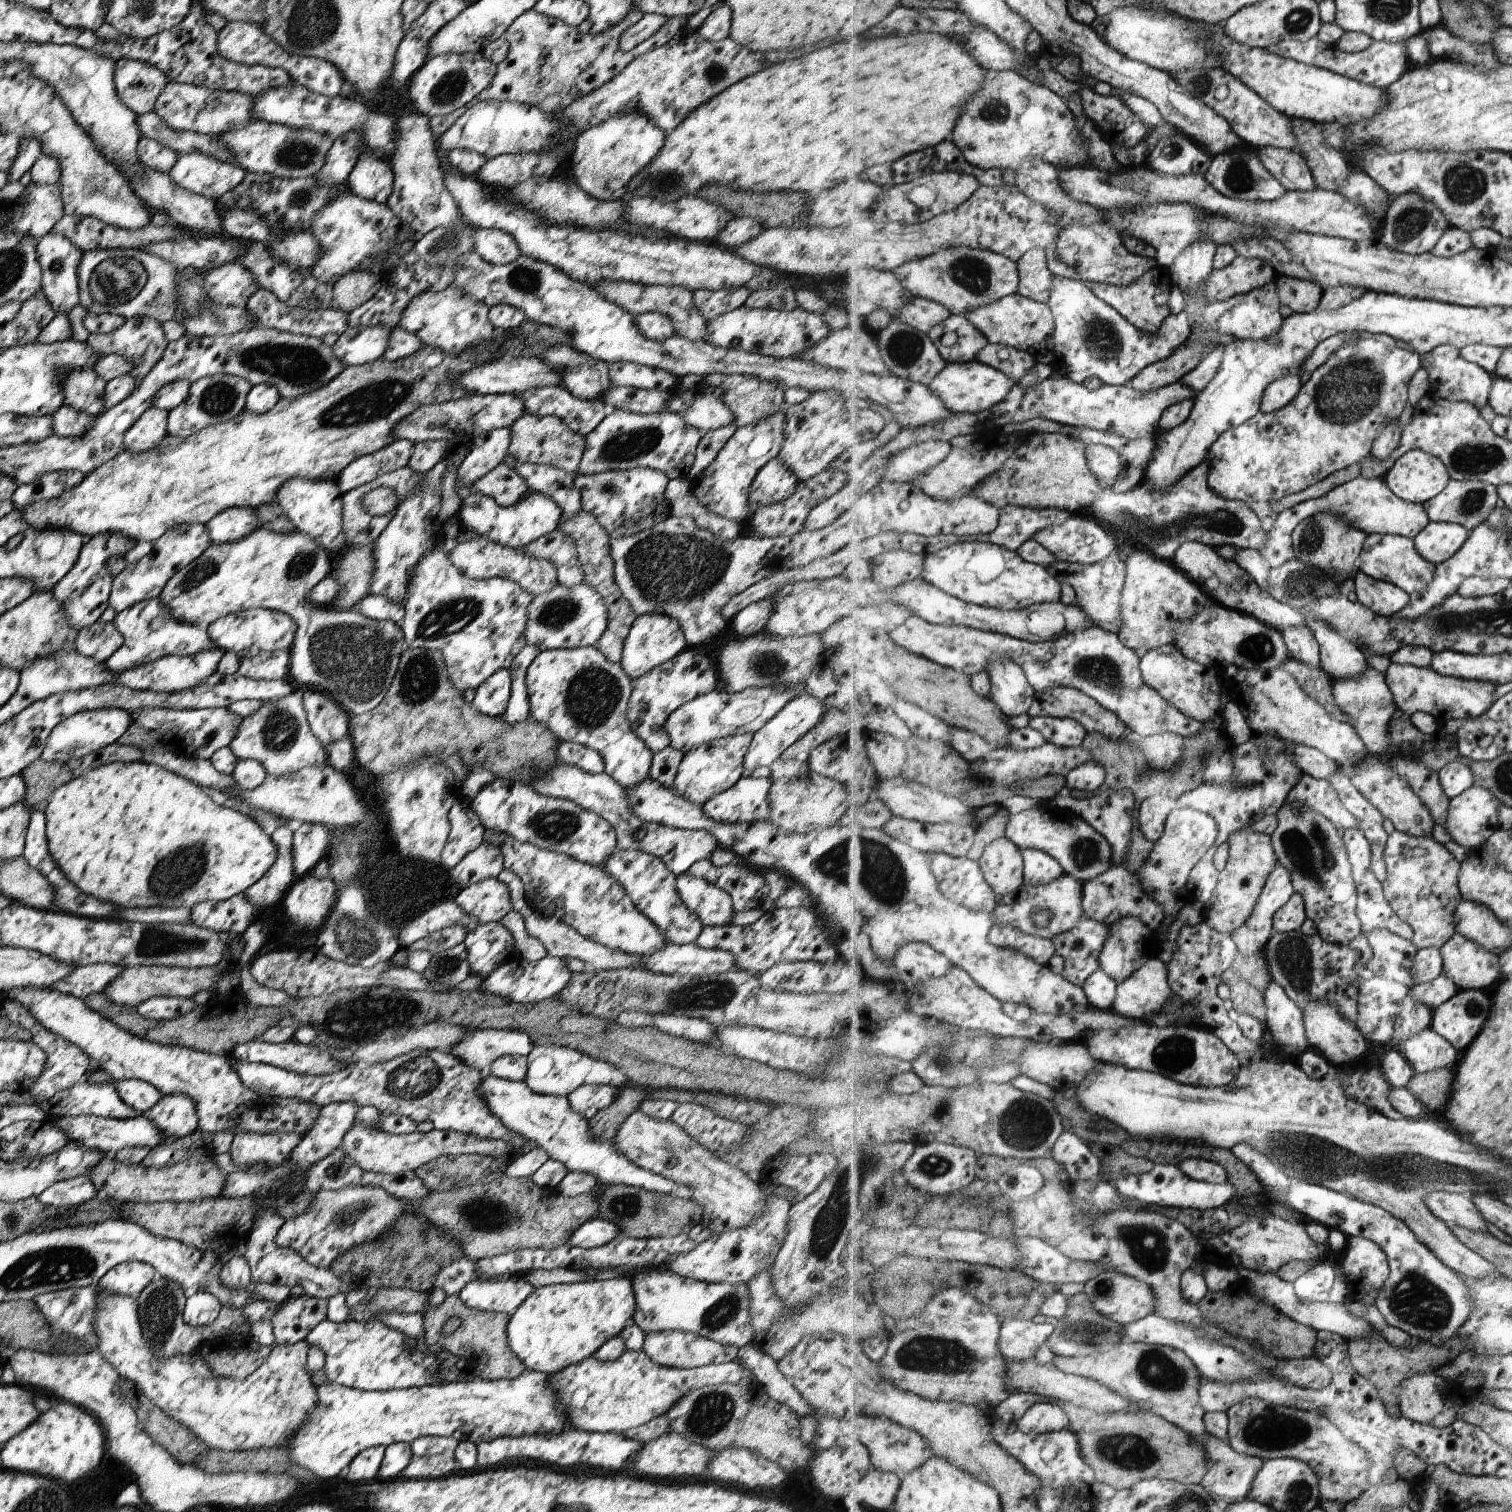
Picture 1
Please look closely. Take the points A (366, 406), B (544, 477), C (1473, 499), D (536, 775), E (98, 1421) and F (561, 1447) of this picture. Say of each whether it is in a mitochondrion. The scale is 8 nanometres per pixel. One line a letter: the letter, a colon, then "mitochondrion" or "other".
A: mitochondrion
B: other
C: mitochondrion
D: other
E: other
F: other

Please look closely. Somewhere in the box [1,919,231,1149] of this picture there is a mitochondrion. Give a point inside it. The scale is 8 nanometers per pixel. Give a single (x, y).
(164, 944)

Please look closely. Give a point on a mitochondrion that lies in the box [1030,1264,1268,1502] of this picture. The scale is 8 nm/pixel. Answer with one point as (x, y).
(1130, 1450)

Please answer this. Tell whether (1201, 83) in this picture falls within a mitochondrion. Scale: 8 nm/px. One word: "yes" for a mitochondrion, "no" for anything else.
yes

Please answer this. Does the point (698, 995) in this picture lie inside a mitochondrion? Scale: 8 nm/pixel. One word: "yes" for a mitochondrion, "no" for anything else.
yes

